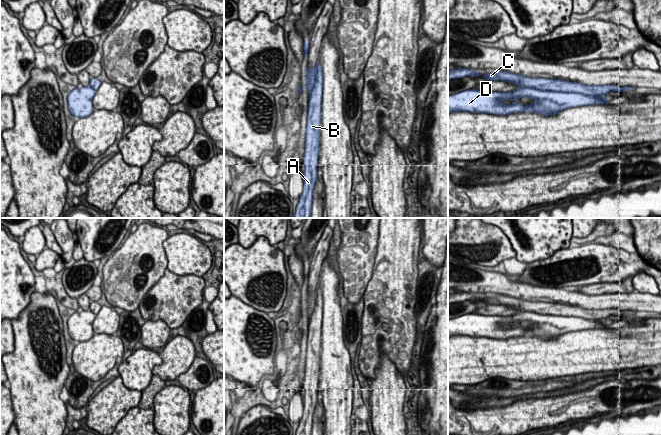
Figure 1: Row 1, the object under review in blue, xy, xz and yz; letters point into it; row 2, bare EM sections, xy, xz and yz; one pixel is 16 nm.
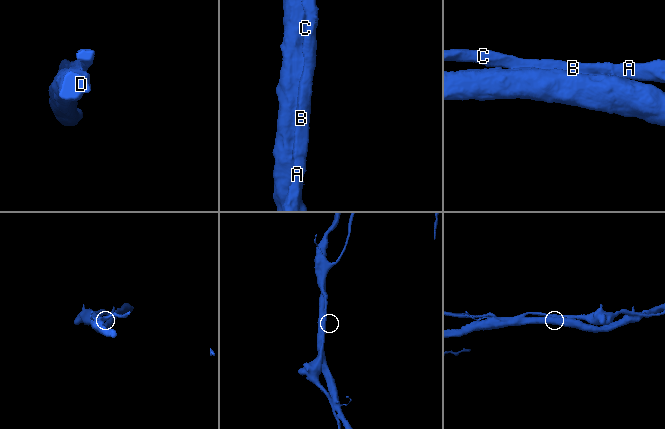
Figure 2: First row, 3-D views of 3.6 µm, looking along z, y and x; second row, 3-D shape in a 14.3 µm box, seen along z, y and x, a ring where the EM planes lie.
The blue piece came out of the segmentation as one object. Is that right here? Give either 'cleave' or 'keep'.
cleave

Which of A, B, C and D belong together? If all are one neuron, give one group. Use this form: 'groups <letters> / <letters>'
groups A B C / D

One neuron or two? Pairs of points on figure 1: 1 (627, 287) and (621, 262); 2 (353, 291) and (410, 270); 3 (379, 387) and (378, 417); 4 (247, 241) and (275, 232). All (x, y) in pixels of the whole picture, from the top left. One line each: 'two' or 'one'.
1: two
2: two
3: one
4: one

